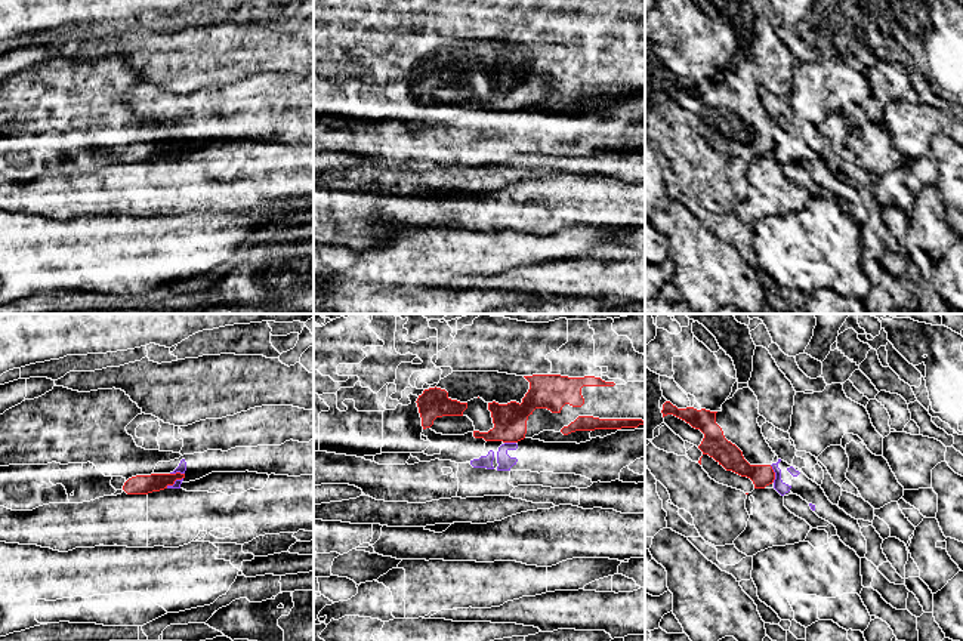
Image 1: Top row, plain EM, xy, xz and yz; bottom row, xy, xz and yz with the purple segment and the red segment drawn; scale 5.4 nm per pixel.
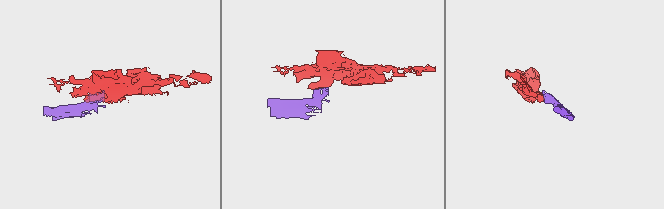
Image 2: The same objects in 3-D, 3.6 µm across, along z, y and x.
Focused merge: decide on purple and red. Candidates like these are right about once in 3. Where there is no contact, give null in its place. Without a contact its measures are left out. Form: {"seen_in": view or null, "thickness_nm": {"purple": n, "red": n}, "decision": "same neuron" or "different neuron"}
{"seen_in": "yz", "thickness_nm": {"purple": 70, "red": 120}, "decision": "different neuron"}

